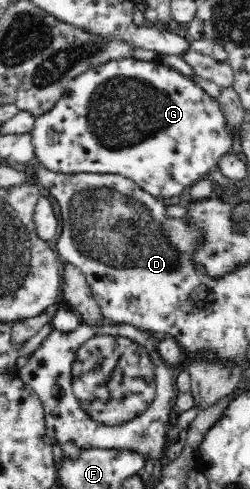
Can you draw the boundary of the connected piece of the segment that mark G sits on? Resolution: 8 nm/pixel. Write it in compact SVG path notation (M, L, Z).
M134 57L119 60L110 60L108 63L97 65L88 69L86 73L81 73L67 83L63 91L63 96L56 102L50 111L42 113L35 119L34 129L32 129L32 142L35 148L35 162L42 165L45 169L62 174L78 173L100 173L104 175L116 174L123 176L138 184L144 191L158 198L170 198L180 195L192 184L207 177L213 171L220 159L231 153L232 133L226 129L224 112L218 104L218 100L206 94L200 87L197 87L190 78L180 74L178 71L166 67L158 61L143 61Z

